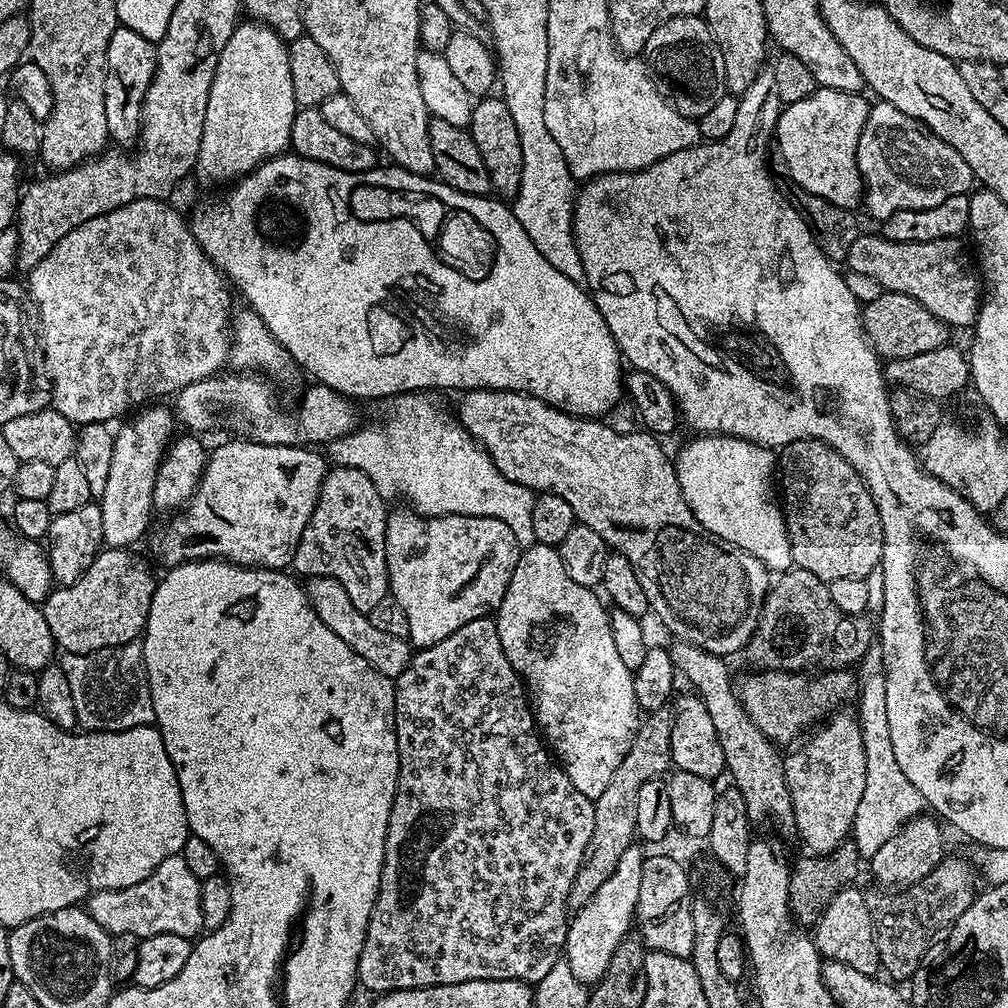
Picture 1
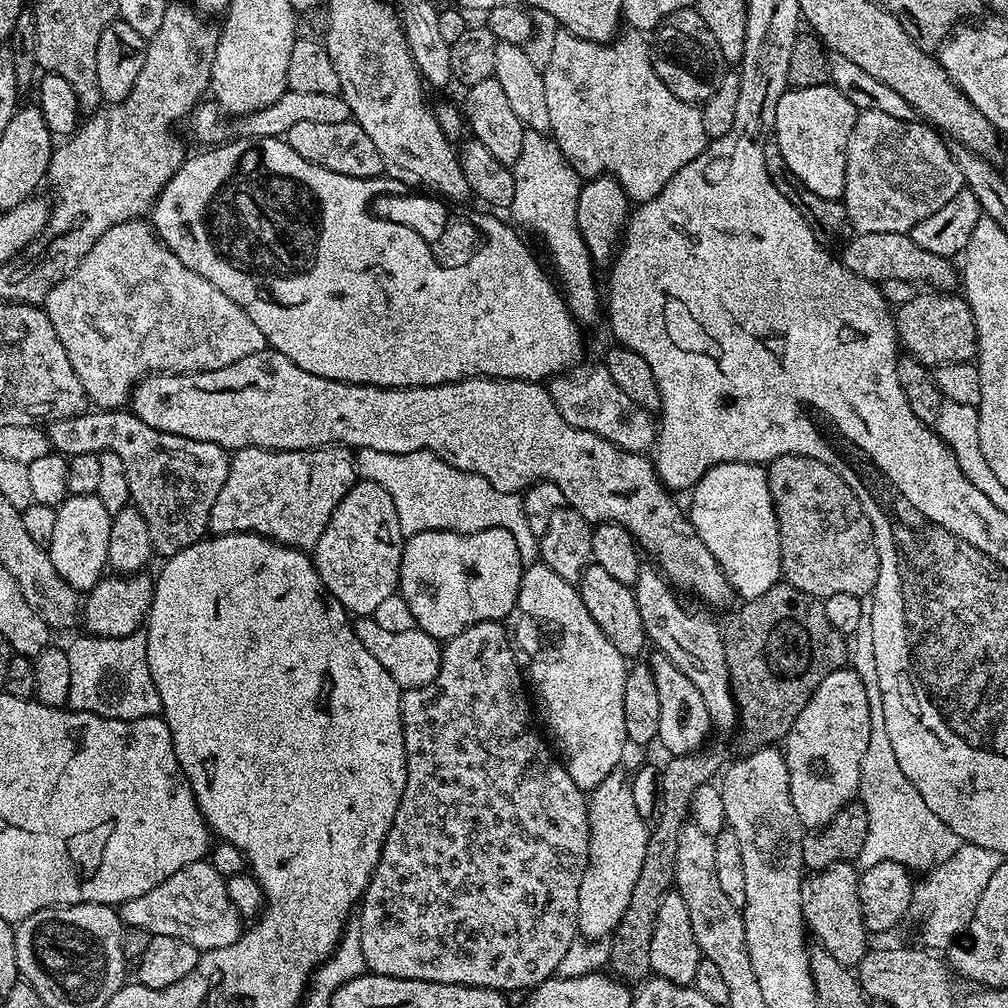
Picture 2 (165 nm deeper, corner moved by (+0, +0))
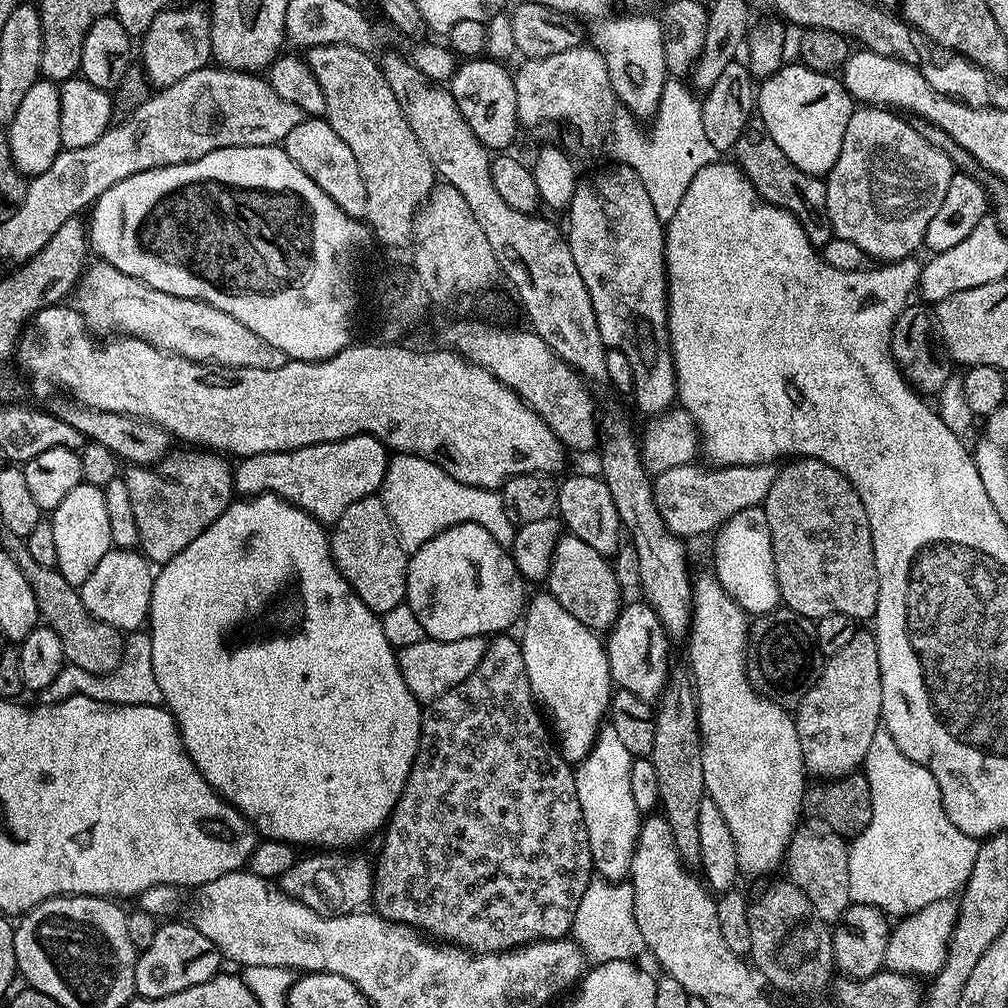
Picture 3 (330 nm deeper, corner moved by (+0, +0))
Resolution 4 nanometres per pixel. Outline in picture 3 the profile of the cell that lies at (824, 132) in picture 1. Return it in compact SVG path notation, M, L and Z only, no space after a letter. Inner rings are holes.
M799 62L785 63L772 76L763 77L759 81L758 91L754 96L754 104L758 109L758 119L770 130L770 138L802 170L811 176L823 177L838 162L838 154L842 150L842 138L846 138L846 122L850 122L854 111L854 101L844 88L843 79L827 72L815 72Z

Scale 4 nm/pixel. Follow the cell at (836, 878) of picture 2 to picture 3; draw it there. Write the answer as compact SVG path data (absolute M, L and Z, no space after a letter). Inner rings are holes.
M807 822L801 823L796 833L788 843L788 854L786 857L786 868L788 864L787 879L797 884L810 898L810 906L814 906L814 914L825 922L839 921L852 903L850 894L850 870L848 869L849 841L845 837L832 831L827 826L815 828Z

